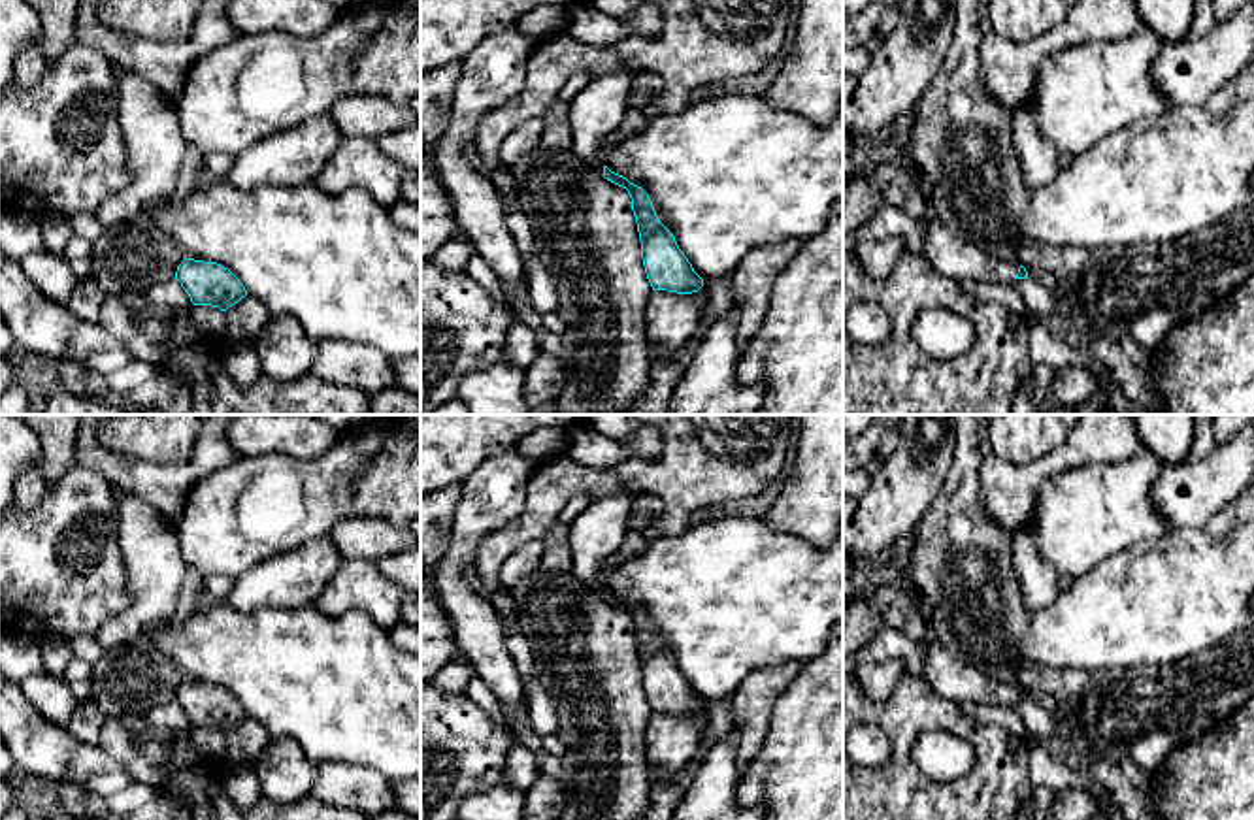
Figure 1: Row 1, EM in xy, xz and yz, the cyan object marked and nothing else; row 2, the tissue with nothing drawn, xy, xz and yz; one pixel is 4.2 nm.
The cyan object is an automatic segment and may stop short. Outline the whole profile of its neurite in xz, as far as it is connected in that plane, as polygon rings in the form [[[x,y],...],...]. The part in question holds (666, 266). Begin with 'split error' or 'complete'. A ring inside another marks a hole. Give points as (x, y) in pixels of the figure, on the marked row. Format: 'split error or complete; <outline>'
complete; [[[603,166],[603,177],[628,190],[635,215],[641,258],[652,290],[692,294],[703,287],[703,279],[679,249],[675,236],[660,222],[649,194],[626,177]]]

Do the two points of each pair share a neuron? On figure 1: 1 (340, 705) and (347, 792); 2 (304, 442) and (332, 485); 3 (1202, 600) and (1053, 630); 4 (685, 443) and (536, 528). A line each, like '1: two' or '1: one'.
1: two
2: two
3: one
4: one

